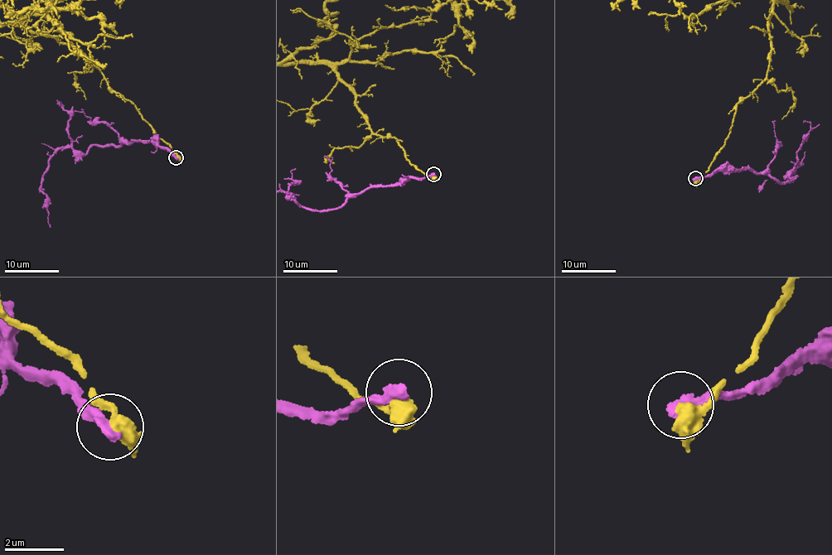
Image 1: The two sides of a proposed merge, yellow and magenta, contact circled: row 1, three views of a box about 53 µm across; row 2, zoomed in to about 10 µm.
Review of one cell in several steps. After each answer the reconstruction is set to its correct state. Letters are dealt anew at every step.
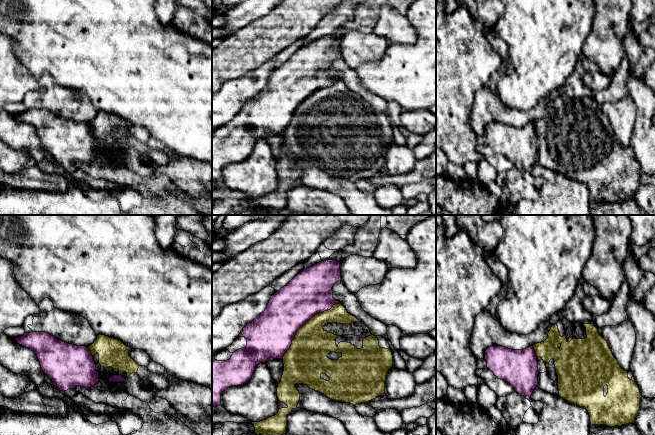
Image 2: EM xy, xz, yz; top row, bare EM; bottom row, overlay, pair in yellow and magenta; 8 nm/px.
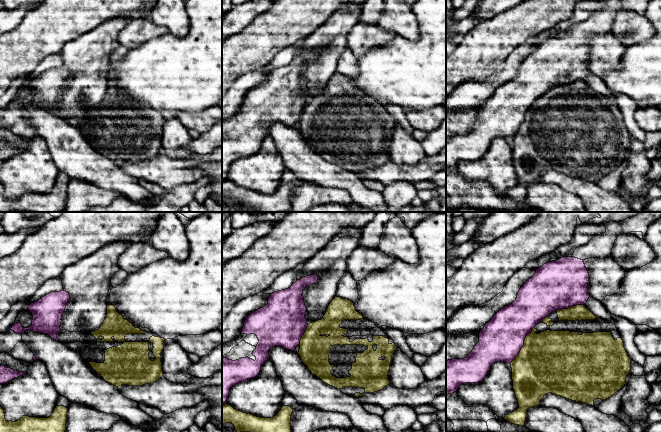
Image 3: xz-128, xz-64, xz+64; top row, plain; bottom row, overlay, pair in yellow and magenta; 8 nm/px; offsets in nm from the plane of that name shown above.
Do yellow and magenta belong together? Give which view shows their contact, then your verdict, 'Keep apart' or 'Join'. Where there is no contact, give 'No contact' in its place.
Touches yellow in xz. Keep apart

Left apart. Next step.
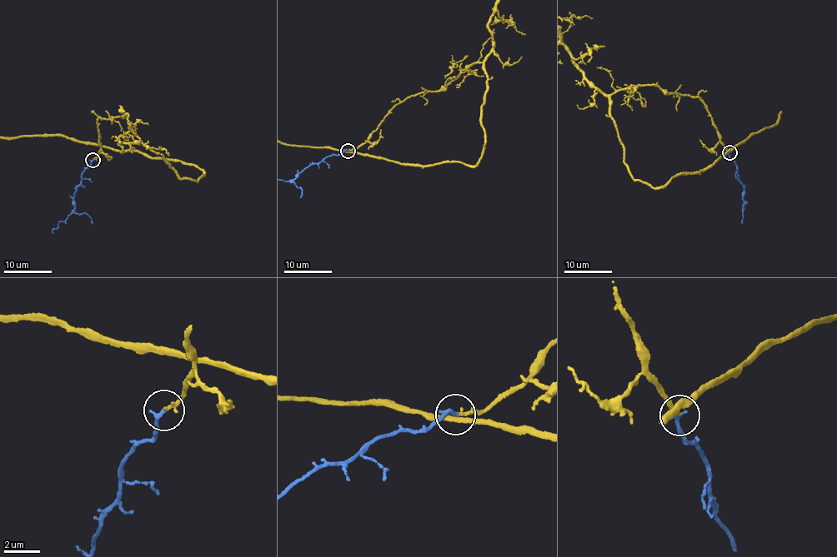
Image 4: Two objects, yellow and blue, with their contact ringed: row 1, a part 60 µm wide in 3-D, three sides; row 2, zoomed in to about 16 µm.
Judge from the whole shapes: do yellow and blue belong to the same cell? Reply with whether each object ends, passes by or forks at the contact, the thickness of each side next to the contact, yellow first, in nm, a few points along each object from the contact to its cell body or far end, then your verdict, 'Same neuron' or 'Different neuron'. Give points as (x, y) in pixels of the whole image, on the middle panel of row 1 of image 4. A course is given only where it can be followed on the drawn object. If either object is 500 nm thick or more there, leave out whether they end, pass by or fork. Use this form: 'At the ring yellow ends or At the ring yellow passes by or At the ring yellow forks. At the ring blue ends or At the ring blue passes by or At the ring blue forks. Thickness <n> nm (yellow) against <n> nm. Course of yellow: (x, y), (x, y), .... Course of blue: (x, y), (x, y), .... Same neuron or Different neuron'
At the ring yellow ends. At the ring blue ends. Thickness 170 nm (yellow) against 220 nm. Course of yellow: (348, 151), (401, 101), (482, 62), (485, 142), (476, 165), (283, 142). Course of blue: (348, 151), (311, 165), (288, 181). Same neuron

